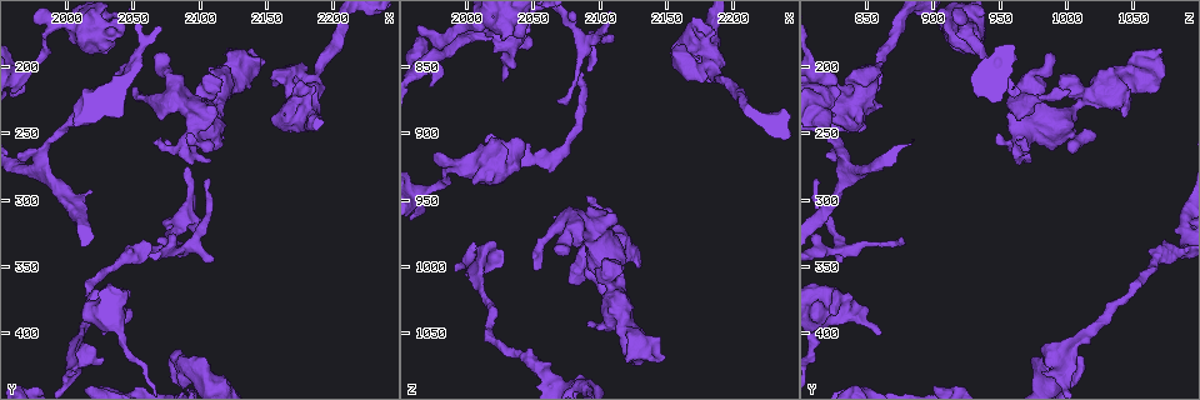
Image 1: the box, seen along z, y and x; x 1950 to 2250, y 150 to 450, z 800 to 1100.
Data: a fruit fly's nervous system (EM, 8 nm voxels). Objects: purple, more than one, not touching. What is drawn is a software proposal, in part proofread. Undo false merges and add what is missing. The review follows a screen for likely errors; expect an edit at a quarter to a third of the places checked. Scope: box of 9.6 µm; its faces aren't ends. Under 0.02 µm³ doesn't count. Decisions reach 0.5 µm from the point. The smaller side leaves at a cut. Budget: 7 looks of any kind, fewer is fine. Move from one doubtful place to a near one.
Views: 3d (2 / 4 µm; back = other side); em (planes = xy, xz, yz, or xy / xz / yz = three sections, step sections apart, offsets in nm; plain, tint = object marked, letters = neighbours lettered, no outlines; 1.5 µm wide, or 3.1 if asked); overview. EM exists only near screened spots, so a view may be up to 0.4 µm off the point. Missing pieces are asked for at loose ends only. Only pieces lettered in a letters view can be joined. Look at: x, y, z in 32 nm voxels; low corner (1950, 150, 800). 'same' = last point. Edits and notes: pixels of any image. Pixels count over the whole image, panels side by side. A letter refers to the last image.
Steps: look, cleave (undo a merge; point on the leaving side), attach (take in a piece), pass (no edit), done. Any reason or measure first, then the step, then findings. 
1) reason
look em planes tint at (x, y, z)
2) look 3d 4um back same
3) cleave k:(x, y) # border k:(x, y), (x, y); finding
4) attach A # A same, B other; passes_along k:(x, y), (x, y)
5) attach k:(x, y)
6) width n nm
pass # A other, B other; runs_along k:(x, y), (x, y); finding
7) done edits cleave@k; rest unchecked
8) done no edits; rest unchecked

branch stops here
look 3d 2um at (2092, 238, 1040)

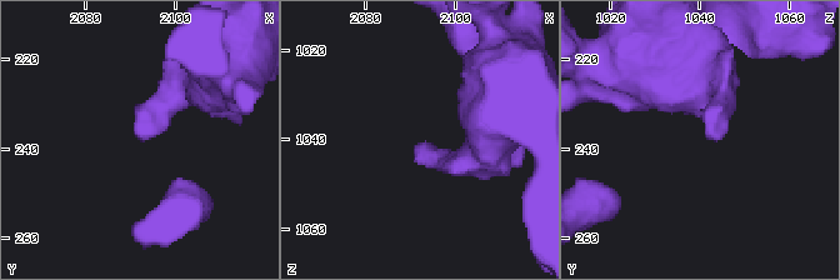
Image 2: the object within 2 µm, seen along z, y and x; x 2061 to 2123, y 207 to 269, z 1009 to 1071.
look em yz step 4 tint at (2092, 237, 1043)

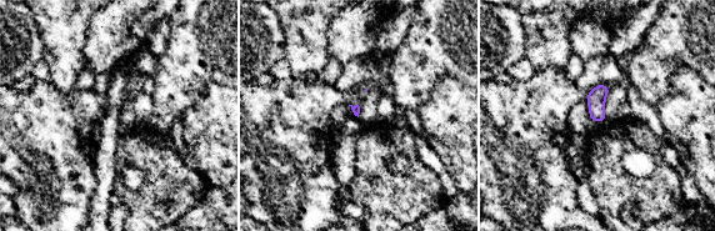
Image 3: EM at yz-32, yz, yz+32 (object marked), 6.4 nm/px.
another direction
look em planes letters same

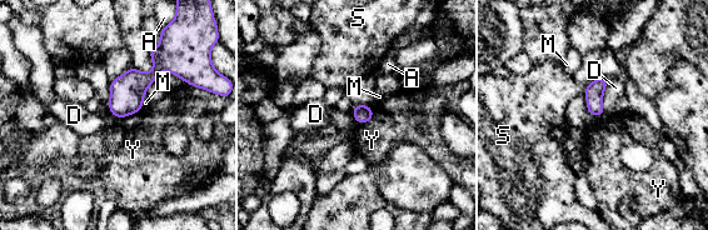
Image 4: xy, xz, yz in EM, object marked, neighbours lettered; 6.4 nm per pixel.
longest_contact D 240 nm
pass # A other, D other, M other, S other, Y other; none of them fits

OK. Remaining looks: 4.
thick end
look em planes letters at (2120, 192, 1072)

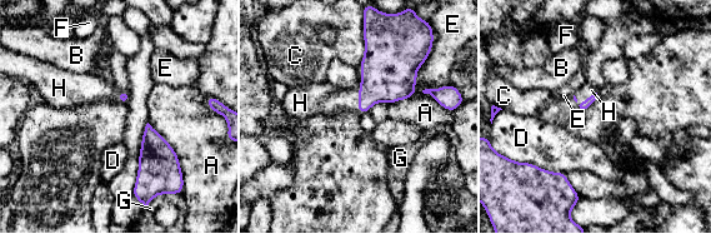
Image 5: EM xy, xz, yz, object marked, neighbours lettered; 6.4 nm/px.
attach H # A other, B other, C other, D other, E other, F other, G other, H same; passes_along 5:(387, 74), (359, 100), (320, 99); the neuron continues

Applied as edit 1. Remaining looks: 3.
see it whole again
look overview

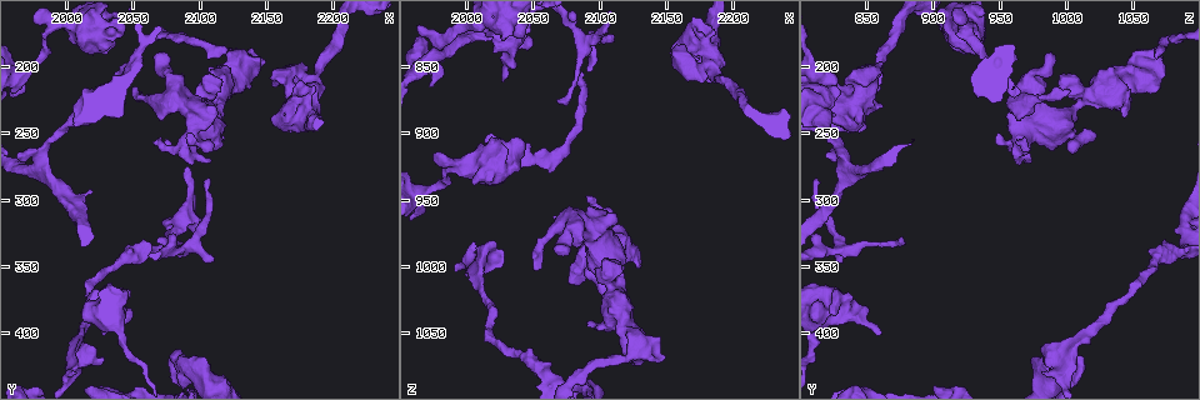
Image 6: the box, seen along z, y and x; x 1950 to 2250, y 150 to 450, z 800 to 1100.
branch stops here
look em planes letters at (2018, 294, 826)

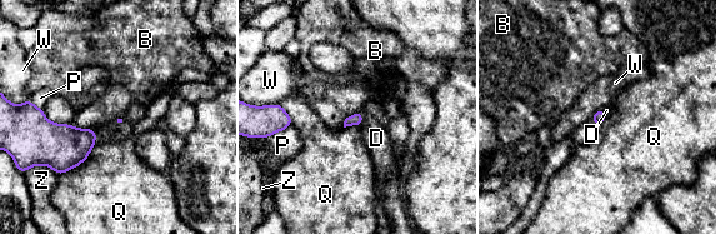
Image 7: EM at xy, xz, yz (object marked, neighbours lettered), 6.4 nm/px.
attach D # B other, D same, P other, Q other, W other, Z other; passes_along 7:(356, 119), (362, 119), (376, 138); it goes on there

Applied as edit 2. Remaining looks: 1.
done edits attach@5, attach@7; rest unchecked

